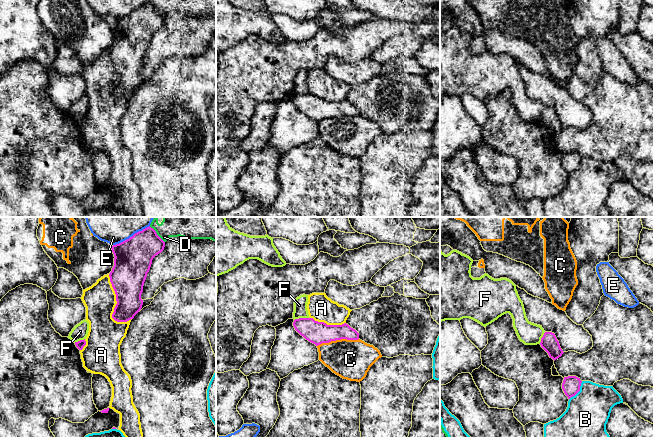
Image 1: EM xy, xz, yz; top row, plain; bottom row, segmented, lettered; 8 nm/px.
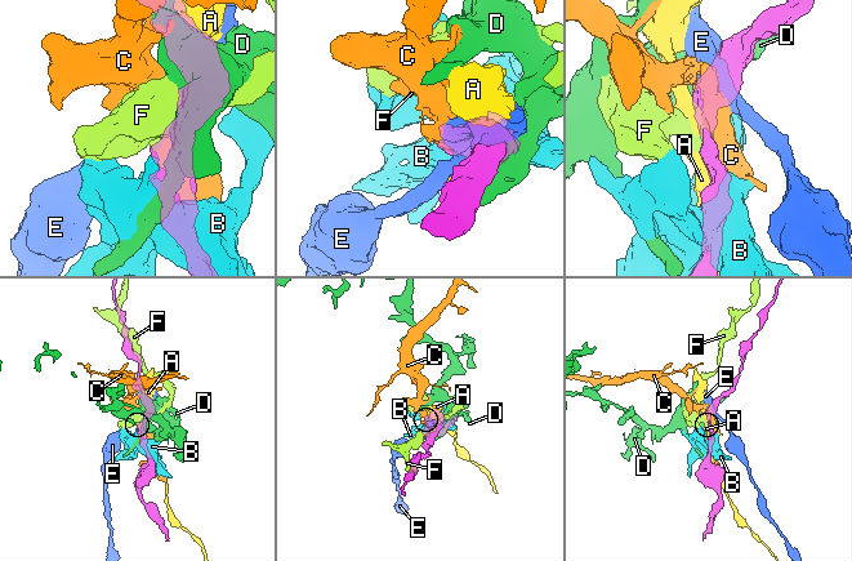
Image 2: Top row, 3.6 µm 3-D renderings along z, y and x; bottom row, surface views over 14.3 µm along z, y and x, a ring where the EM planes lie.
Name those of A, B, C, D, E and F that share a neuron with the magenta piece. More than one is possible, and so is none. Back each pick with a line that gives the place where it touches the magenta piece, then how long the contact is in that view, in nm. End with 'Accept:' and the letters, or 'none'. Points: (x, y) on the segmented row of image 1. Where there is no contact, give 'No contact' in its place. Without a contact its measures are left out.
Accept: none

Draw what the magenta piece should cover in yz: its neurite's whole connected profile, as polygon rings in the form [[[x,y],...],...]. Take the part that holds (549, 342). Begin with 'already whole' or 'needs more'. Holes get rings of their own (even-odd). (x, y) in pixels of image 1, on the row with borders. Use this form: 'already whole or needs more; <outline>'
already whole; [[[545,332],[540,342],[541,347],[548,353],[554,361],[564,353],[560,347],[559,341],[552,332]]]

